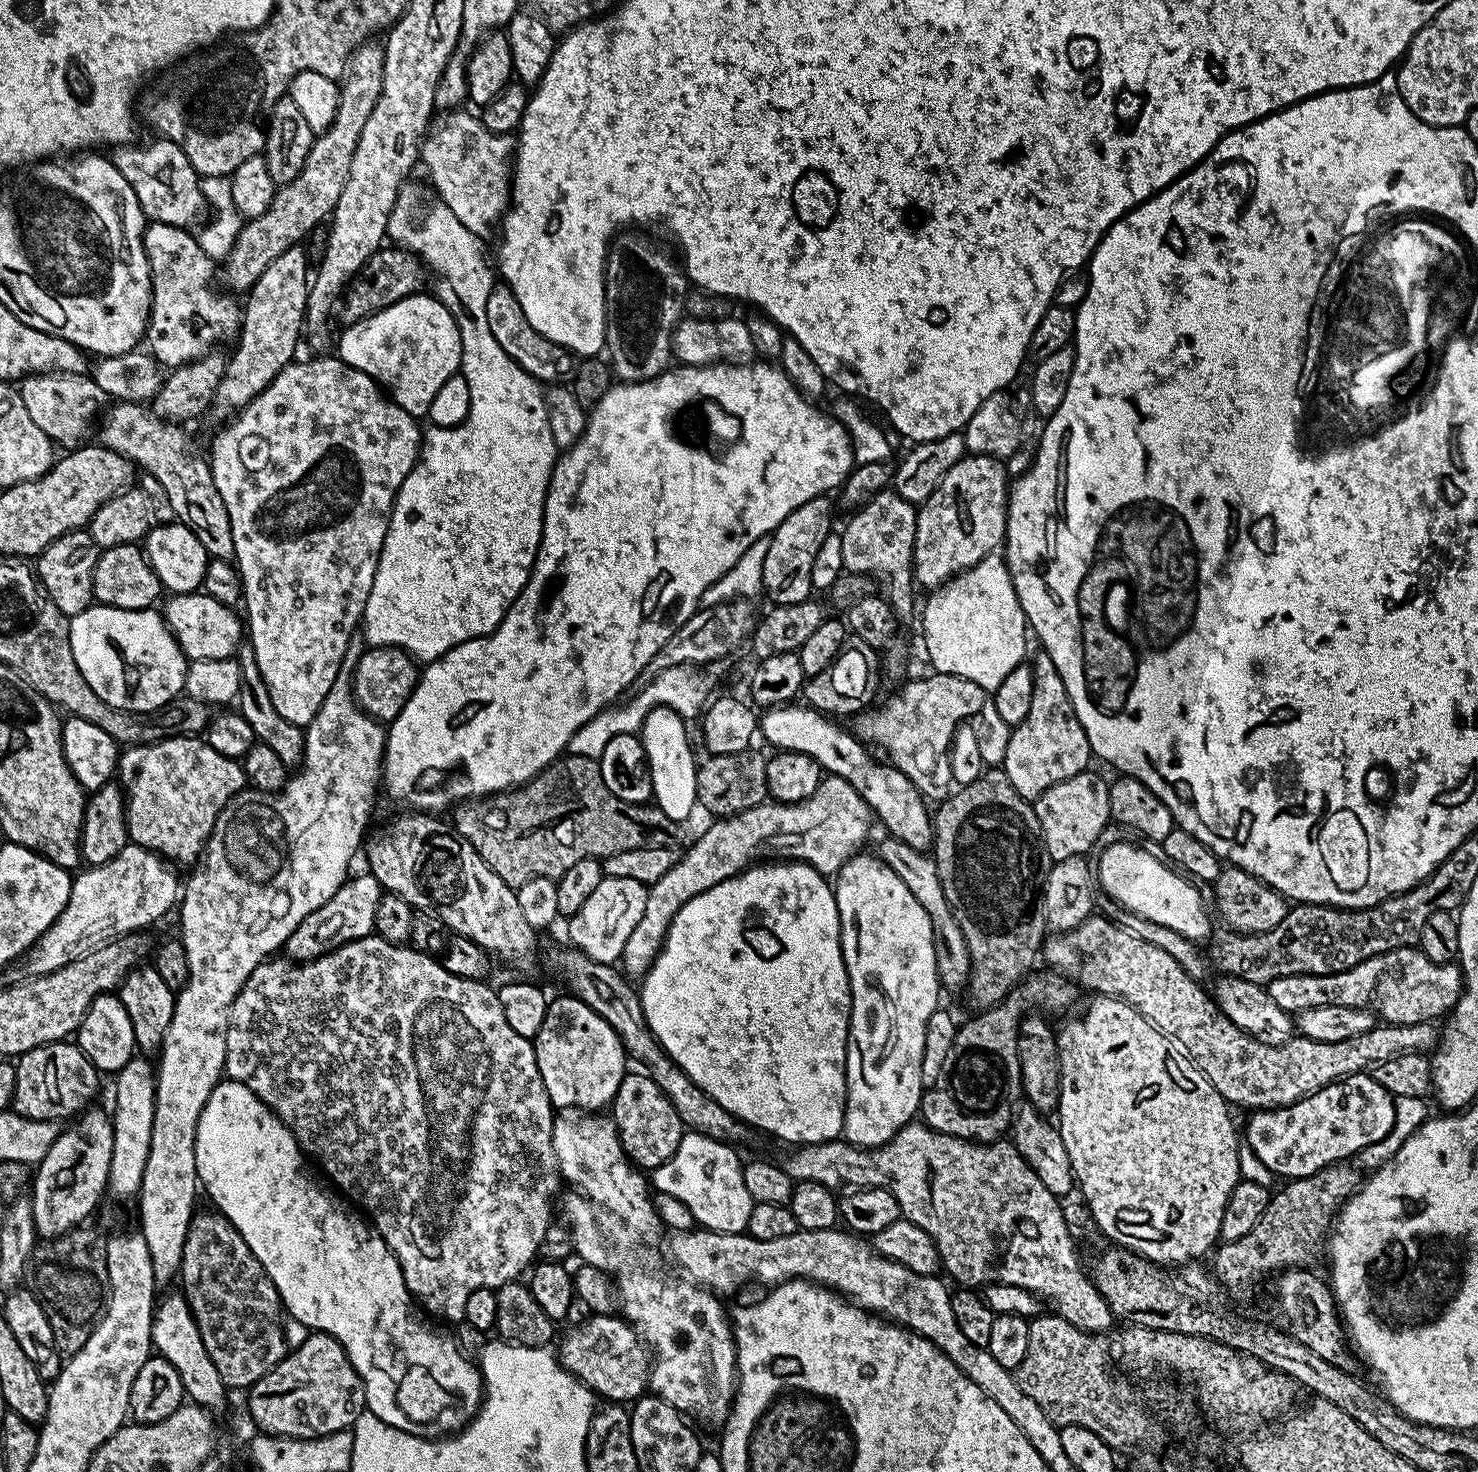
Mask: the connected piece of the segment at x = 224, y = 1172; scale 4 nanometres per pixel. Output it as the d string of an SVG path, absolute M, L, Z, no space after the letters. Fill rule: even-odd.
M221 1079L210 1094L210 1098L198 1118L198 1130L194 1142L194 1162L196 1163L196 1179L199 1187L203 1191L204 1188L208 1191L208 1196L217 1204L213 1205L218 1209L220 1215L224 1216L240 1231L246 1246L250 1246L254 1258L258 1258L258 1262L262 1262L266 1274L278 1290L280 1303L286 1309L287 1315L291 1319L302 1322L310 1330L325 1332L326 1335L333 1336L346 1350L354 1370L360 1375L360 1380L364 1383L364 1403L367 1411L373 1412L377 1418L382 1422L386 1422L392 1428L409 1432L415 1436L444 1438L449 1434L461 1431L468 1421L480 1411L480 1401L484 1394L484 1382L479 1367L461 1352L459 1344L451 1335L443 1336L431 1324L433 1321L414 1303L413 1294L406 1286L406 1278L402 1274L402 1266L390 1250L390 1246L380 1237L379 1232L373 1230L369 1225L368 1229L354 1213L347 1212L343 1204L345 1201L331 1187L328 1187L329 1189L323 1188L312 1177L312 1172L304 1165L304 1160L306 1161L306 1156L300 1144L296 1141L296 1135L291 1132L288 1125L272 1109L266 1107L257 1098L254 1090L250 1090L245 1084L237 1080Z

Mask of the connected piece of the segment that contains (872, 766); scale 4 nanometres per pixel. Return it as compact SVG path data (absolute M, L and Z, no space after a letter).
M789 702L779 708L767 709L758 720L759 735L764 735L773 744L773 749L806 754L819 762L825 773L850 782L850 786L858 790L858 794L872 809L875 819L884 823L888 831L885 833L891 839L906 842L906 846L927 849L934 840L934 820L925 797L920 795L914 782L910 782L910 778L906 778L902 770L892 767L891 763L879 764L872 760L871 754L867 752L869 749L860 737L838 728L834 724L836 722L825 713L807 706L799 708L798 705Z

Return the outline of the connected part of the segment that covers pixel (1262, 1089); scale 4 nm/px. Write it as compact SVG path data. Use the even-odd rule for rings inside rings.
M1093 914L1086 922L1082 922L1074 930L1049 935L1042 949L1044 960L1051 971L1065 976L1067 980L1081 989L1089 988L1089 993L1101 996L1115 996L1125 1000L1131 1008L1137 1008L1159 1032L1172 1041L1195 1068L1202 1073L1218 1090L1218 1094L1229 1105L1247 1110L1267 1110L1269 1108L1285 1108L1296 1104L1302 1098L1330 1086L1335 1080L1345 1080L1348 1076L1367 1073L1377 1064L1386 1062L1398 1054L1418 1052L1428 1054L1440 1043L1441 1029L1431 1020L1417 1024L1386 1024L1377 1023L1374 1028L1362 1034L1354 1034L1352 1038L1340 1042L1312 1041L1310 1038L1296 1034L1283 1044L1268 1044L1265 1040L1257 1040L1249 1032L1242 1031L1226 1014L1220 1011L1219 1004L1211 995L1204 993L1204 984L1190 978L1178 962L1166 950L1146 942L1135 931L1127 932L1116 924L1111 924L1104 916Z

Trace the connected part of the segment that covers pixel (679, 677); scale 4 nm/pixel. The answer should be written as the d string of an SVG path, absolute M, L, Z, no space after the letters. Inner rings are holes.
M715 660L709 664L675 664L662 670L658 678L654 678L645 688L635 693L637 696L629 704L617 703L615 706L605 708L594 718L590 718L590 722L586 722L586 726L582 726L582 730L578 730L574 738L570 738L567 751L573 756L585 756L596 760L602 754L602 750L606 750L610 738L618 734L639 733L646 714L650 714L650 710L655 708L672 708L688 722L692 722L697 715L696 720L705 711L710 697L716 692L714 691L716 683L724 676L724 666L726 666L724 660Z

